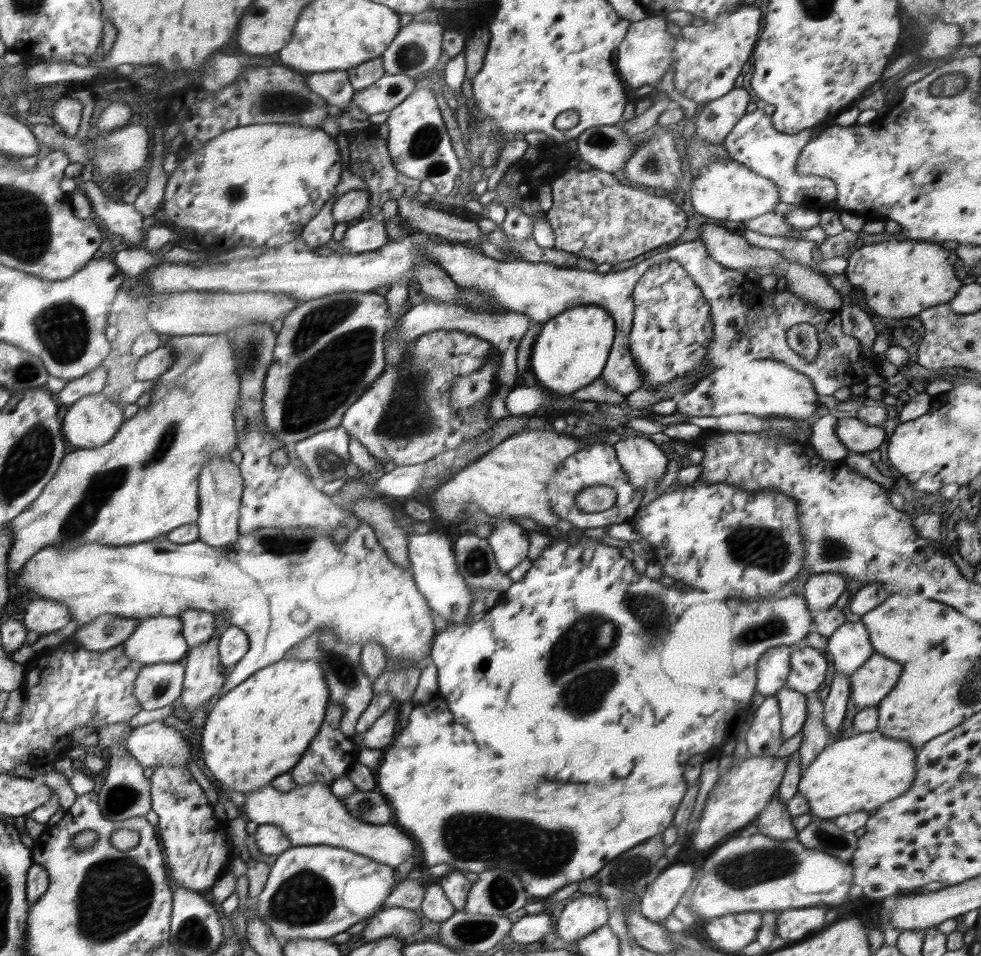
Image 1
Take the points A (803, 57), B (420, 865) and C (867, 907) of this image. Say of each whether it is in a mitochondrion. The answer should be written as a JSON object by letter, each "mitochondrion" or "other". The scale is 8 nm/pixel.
{"A":"other","B":"other","C":"other"}

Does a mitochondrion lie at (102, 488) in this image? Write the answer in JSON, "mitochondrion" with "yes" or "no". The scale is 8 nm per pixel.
{"mitochondrion":"yes"}

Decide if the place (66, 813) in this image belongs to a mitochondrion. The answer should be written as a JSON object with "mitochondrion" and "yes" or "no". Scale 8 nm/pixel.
{"mitochondrion":"no"}

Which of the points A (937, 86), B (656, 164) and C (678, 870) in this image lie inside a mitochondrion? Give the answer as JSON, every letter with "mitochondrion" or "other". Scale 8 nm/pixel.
{"A":"mitochondrion","B":"mitochondrion","C":"other"}

